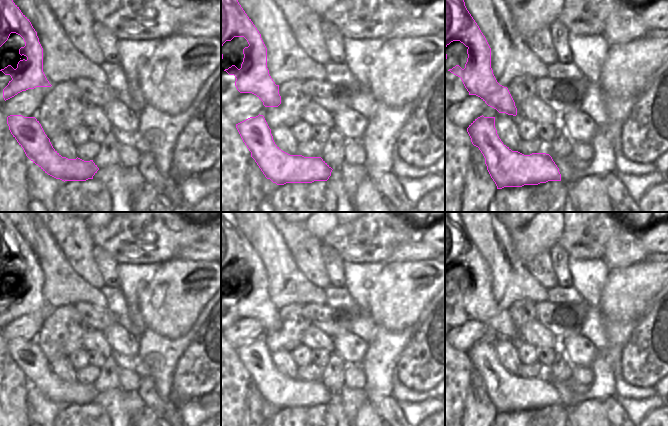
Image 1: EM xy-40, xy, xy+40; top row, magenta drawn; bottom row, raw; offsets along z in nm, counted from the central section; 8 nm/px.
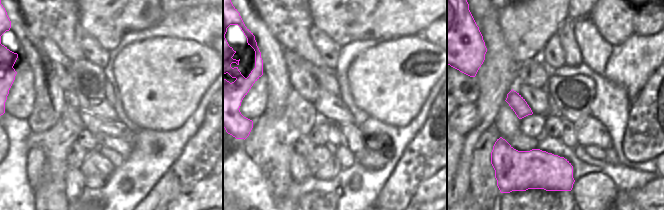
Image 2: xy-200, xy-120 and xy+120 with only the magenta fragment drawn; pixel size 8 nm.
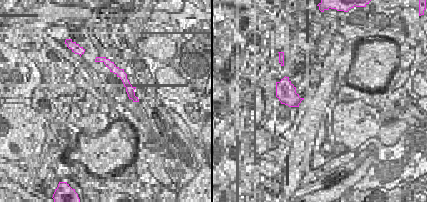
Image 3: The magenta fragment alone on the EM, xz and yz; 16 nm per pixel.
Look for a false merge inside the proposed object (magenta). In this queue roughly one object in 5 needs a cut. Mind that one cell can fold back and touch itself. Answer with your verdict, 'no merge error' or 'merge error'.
no merge error

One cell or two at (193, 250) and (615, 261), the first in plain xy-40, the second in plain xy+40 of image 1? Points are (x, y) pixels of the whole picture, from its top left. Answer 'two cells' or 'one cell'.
one cell

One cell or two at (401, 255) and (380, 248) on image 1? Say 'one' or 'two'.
two

